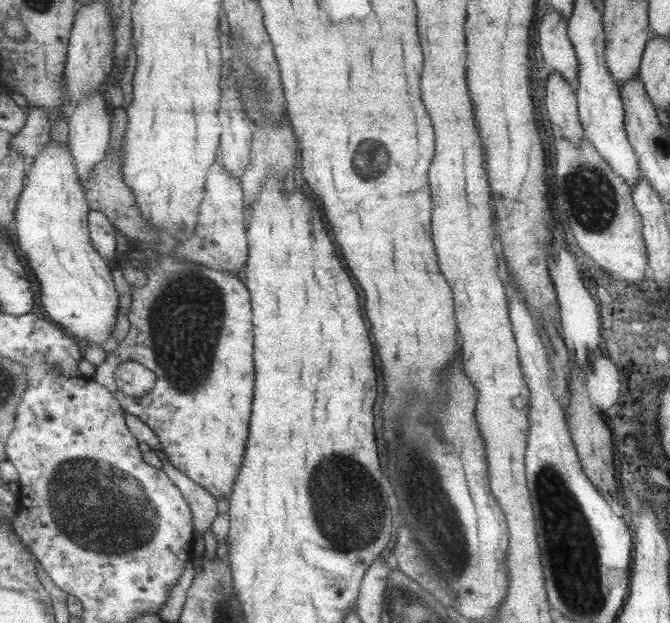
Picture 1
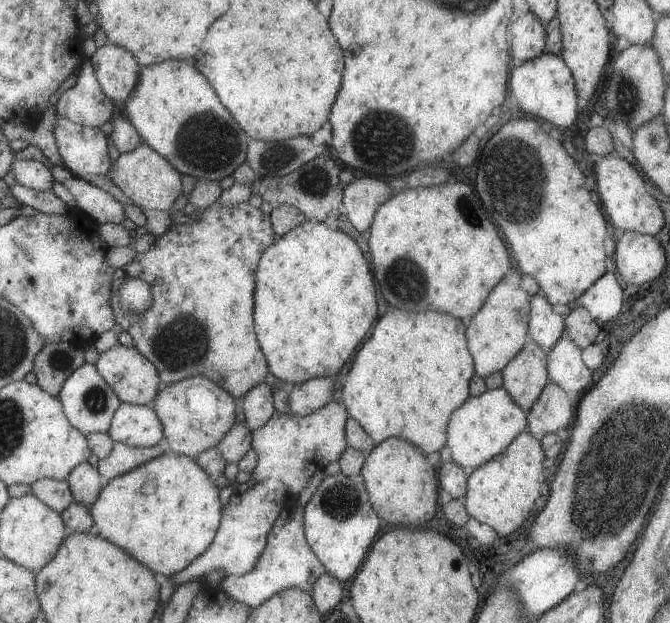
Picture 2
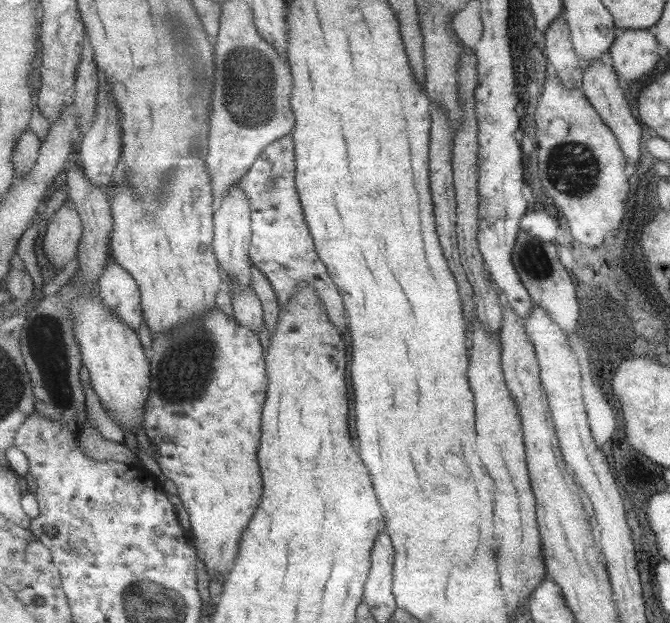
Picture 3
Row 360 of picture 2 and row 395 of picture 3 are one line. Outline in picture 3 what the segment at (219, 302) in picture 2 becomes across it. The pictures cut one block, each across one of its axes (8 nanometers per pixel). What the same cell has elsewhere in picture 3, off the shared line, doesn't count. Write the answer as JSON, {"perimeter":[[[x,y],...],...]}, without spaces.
{"perimeter":[[[217,307],[211,310],[211,312],[204,312],[204,314],[204,316],[196,320],[181,324],[179,328],[165,330],[165,332],[161,332],[159,336],[156,336],[154,349],[150,353],[152,359],[153,393],[151,400],[147,404],[145,428],[152,445],[155,446],[157,461],[162,471],[168,479],[172,479],[178,486],[183,505],[190,515],[192,532],[195,536],[195,546],[197,547],[199,558],[205,562],[207,572],[212,580],[212,578],[217,578],[217,576],[226,576],[226,579],[228,576],[231,576],[231,572],[239,561],[245,533],[252,524],[252,521],[255,520],[256,513],[260,510],[260,505],[262,505],[263,498],[265,497],[266,486],[263,466],[260,460],[260,449],[263,446],[263,418],[265,408],[267,408],[271,379],[267,370],[266,350],[264,350],[262,340],[260,340],[255,330],[240,324],[236,316],[235,318],[230,317],[224,310],[220,310]]]}

